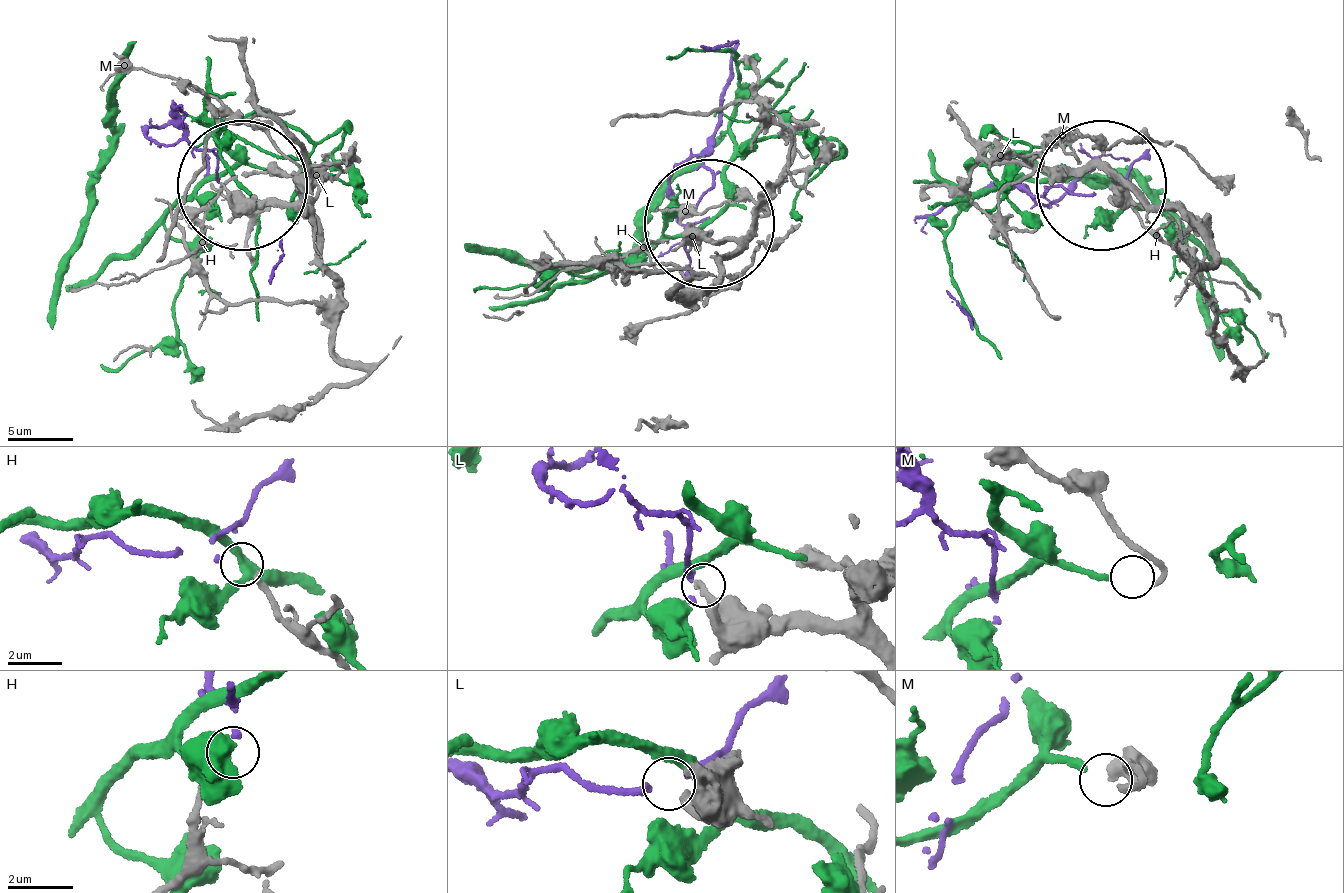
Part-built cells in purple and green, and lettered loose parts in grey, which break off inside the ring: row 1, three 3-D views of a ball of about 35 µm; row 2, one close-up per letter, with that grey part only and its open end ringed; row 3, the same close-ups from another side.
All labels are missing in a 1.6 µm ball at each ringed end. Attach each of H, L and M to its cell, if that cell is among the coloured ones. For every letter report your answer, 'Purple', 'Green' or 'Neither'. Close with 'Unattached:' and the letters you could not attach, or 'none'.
H: Purple
L: Neither
M: Green
Unattached: L

